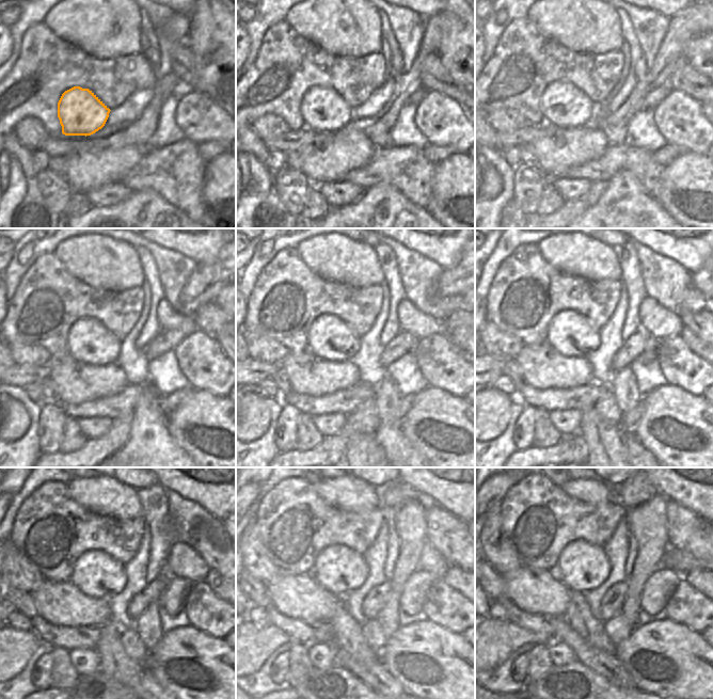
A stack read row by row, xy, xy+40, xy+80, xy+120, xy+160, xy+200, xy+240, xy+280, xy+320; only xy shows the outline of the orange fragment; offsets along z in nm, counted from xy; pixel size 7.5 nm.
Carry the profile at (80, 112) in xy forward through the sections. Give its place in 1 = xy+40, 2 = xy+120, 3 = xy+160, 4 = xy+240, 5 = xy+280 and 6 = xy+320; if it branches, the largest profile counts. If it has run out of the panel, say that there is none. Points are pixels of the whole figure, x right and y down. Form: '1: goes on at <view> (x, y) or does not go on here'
1: goes on at xy+40 (322, 109)
2: goes on at xy+120 (89, 342)
3: goes on at xy+160 (329, 338)
4: goes on at xy+240 (98, 575)
5: goes on at xy+280 (339, 570)
6: goes on at xy+320 (582, 567)

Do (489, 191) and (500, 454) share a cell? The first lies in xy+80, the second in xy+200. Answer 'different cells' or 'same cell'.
different cells

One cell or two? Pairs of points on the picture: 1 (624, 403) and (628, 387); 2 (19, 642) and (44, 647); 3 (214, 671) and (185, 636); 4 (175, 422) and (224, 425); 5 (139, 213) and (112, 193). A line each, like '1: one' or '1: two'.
1: one
2: two
3: one
4: one
5: two

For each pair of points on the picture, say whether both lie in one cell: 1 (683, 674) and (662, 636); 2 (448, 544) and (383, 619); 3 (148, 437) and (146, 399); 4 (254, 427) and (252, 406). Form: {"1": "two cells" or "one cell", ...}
{"1": "one cell", "2": "two cells", "3": "one cell", "4": "one cell"}

